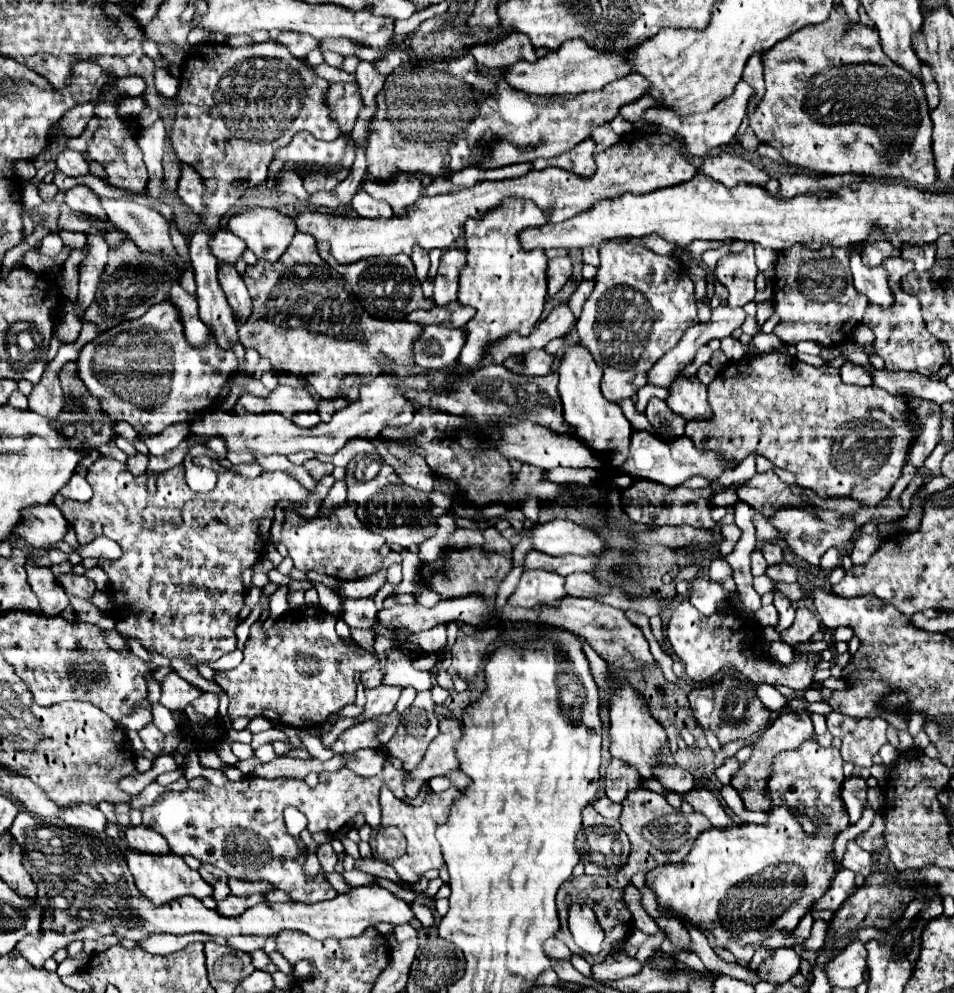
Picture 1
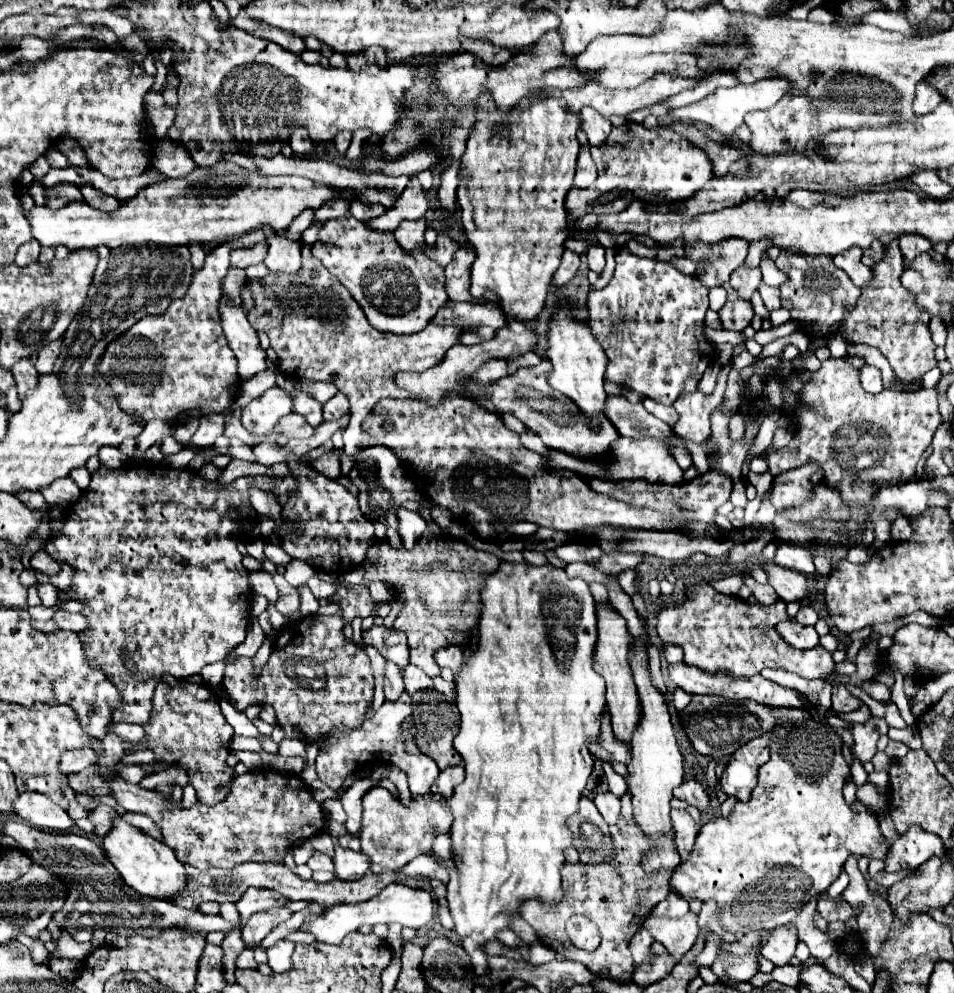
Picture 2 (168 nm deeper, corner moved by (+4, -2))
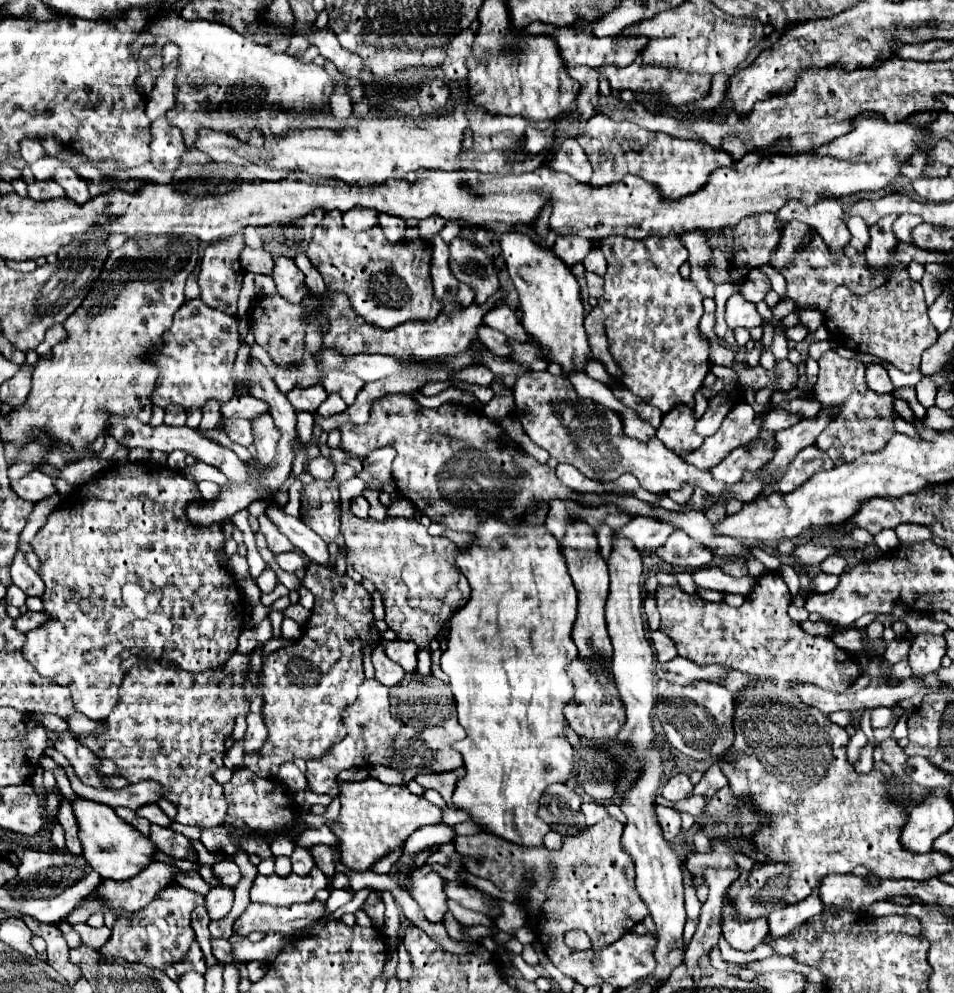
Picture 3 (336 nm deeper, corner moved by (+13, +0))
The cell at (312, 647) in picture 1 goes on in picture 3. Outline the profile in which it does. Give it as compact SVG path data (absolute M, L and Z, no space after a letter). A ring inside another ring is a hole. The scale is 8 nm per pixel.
M311 564L307 568L301 586L315 596L315 606L305 632L293 646L271 652L261 668L263 674L263 720L269 736L259 752L245 754L245 768L259 774L259 778L277 778L279 768L295 758L319 760L335 742L341 742L347 728L341 722L341 712L355 702L357 690L365 680L363 674L363 646L375 644L379 632L373 628L373 600L361 582L353 582L349 576L341 576L331 568Z

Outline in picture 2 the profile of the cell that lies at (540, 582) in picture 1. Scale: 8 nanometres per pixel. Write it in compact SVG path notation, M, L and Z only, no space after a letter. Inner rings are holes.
M502 562L500 568L486 578L486 584L482 586L482 614L480 614L480 624L478 624L478 650L470 656L466 666L456 674L456 706L460 710L460 732L454 738L454 748L464 760L466 768L466 778L460 786L456 786L452 798L450 798L450 808L454 812L454 824L450 828L450 840L452 840L452 860L454 866L448 868L450 880L446 884L446 900L450 914L454 918L454 932L460 936L460 944L466 950L466 954L472 958L474 964L474 974L476 976L486 976L490 974L490 966L486 960L484 946L490 940L496 940L496 934L504 928L510 928L510 922L514 916L520 914L522 904L526 900L540 900L542 906L552 908L554 904L560 902L562 890L560 890L560 872L564 868L566 856L564 850L572 846L572 832L568 828L568 818L570 814L578 812L578 800L586 788L586 782L592 774L594 766L594 754L588 748L588 742L594 740L600 734L600 718L604 714L604 680L600 674L594 670L594 644L598 636L596 628L596 602L592 600L590 590L580 584L580 580L570 580L566 578L562 568L556 568L552 564L544 566L530 566L526 562L522 564L512 564L512 562Z

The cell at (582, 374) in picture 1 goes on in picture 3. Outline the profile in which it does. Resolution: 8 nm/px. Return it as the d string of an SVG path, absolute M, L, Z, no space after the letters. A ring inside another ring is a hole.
M505 232L499 238L503 258L513 284L519 290L523 308L523 326L531 334L533 342L543 346L545 356L563 366L563 374L585 370L589 342L583 326L583 300L577 278L571 268L551 250L541 248L523 232Z

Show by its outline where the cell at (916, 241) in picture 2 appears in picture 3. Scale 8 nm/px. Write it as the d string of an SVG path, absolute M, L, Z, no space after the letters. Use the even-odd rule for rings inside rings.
M901 214L895 224L893 224L893 232L897 236L897 240L901 242L911 242L911 230L921 224L923 220L919 216L913 216L913 214Z

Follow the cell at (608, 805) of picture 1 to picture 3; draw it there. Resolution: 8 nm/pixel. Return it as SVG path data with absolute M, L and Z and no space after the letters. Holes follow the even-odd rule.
M585 802L583 804L583 814L587 818L587 826L593 826L597 822L601 822L605 816L607 816L607 810L603 804L597 804L597 802Z

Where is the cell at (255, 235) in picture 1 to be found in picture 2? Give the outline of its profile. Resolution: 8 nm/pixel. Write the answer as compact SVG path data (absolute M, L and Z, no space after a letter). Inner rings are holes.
M270 232L266 236L266 258L264 264L268 266L270 272L298 272L300 270L300 244L296 240L290 240L284 232Z

